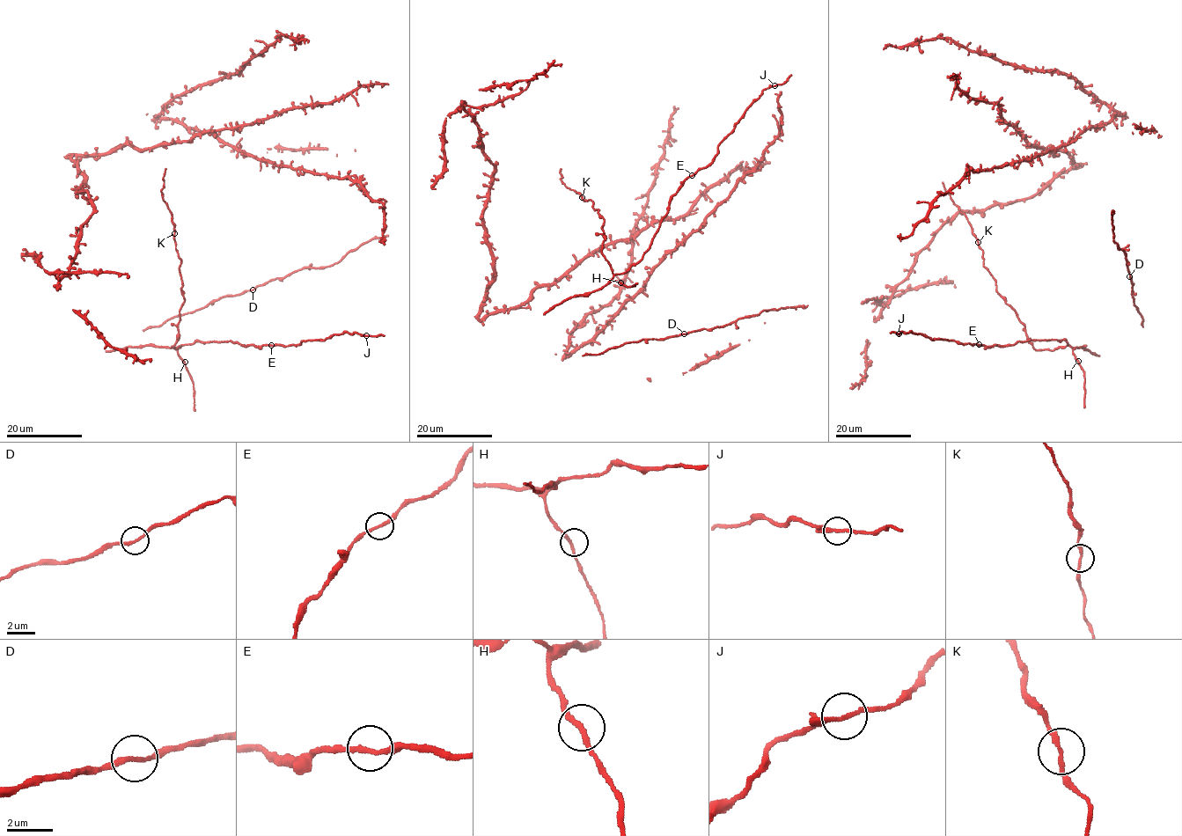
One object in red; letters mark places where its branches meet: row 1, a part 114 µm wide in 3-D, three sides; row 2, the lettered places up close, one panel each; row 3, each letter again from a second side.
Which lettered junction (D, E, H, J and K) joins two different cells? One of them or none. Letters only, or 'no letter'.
no letter

